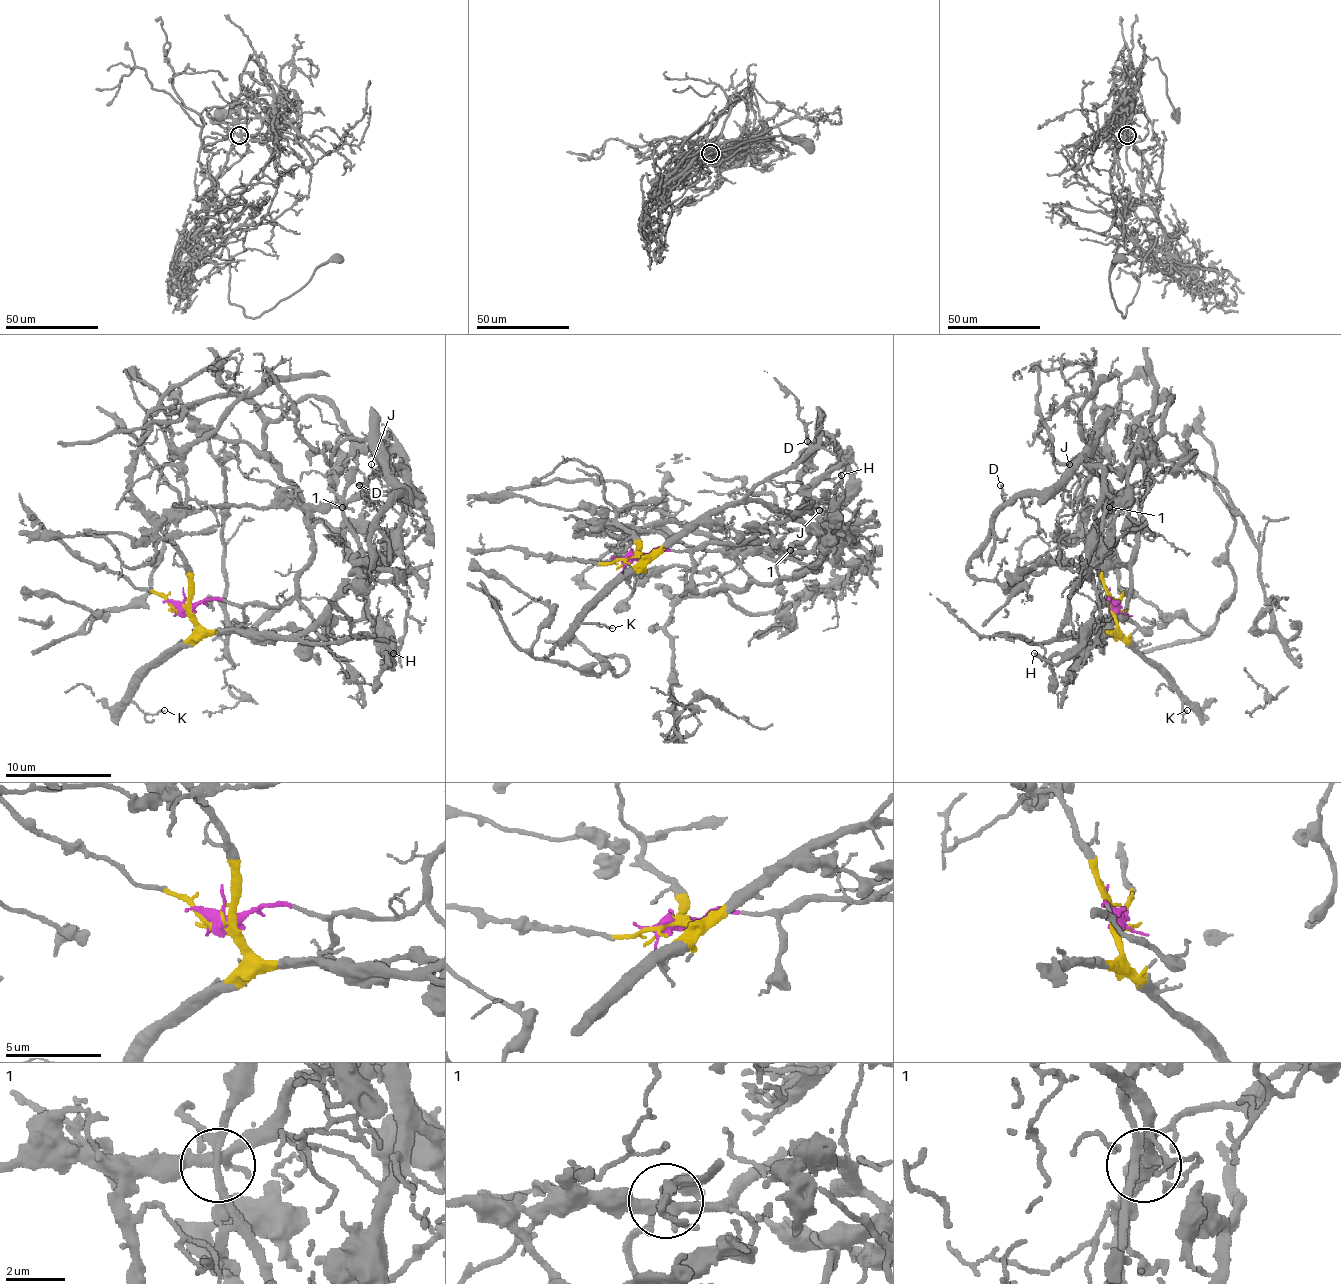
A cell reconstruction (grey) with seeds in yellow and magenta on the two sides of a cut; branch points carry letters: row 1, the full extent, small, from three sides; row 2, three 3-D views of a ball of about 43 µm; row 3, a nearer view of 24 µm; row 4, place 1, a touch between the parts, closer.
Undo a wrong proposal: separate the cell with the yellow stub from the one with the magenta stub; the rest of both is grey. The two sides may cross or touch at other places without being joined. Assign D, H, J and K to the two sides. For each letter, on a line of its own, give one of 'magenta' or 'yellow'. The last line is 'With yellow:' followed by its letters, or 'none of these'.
D: magenta
H: magenta
J: magenta
K: yellow
With yellow: K

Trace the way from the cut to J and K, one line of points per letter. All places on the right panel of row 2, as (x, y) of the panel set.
J: (1114, 609), (1109, 599), (1103, 607), (1101, 591), (1101, 519), (1109, 487), (1085, 463), (1071, 474), (1069, 463)
K: (1114, 609), (1117, 631), (1165, 676), (1178, 695), (1183, 713), (1186, 711)

